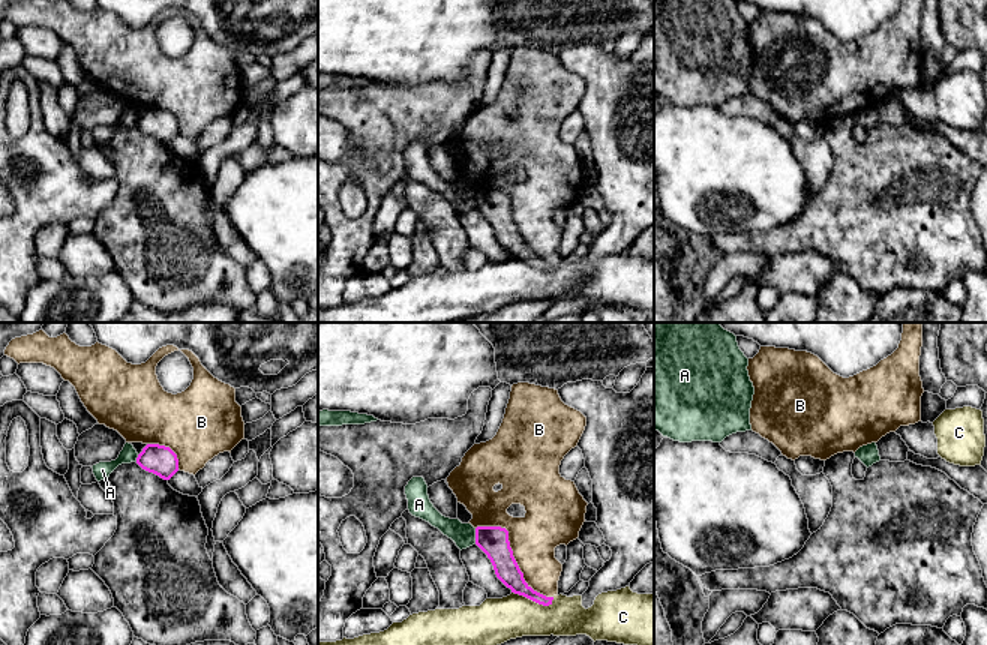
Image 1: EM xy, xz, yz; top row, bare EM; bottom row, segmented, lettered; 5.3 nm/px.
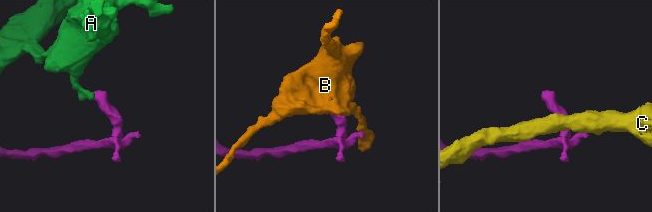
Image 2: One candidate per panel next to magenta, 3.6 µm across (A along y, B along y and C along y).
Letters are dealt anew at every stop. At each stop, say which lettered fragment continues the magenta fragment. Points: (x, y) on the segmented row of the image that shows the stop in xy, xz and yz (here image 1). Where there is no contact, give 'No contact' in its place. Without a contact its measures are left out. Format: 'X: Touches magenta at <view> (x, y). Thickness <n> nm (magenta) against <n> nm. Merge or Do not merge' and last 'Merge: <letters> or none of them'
A: Touches magenta at xz (476, 536). Thickness 160 nm (magenta) against 130 nm. Do not merge
B: Touches magenta at xz (512, 554). Thickness 160 nm (magenta) against 260 nm. Do not merge
C: Touches magenta at xz (533, 600). Thickness 130 nm (magenta) against 240 nm. Do not merge
Merge: none of them

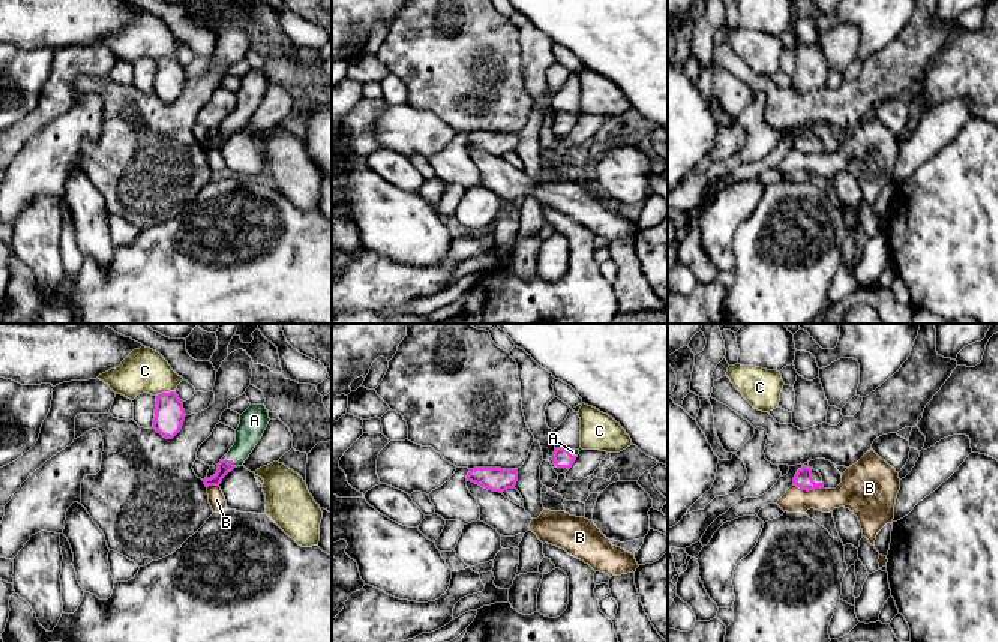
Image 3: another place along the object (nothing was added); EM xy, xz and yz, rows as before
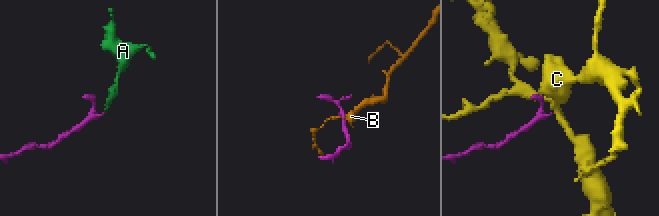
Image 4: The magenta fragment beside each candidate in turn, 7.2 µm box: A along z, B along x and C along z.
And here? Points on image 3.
A: Touches magenta at xy (231, 461). Thickness 80 nm (magenta) against 150 nm. Merge
B: Touches magenta at yz (808, 491). Thickness 100 nm (magenta) against 180 nm. Do not merge
C: Touches magenta at xy (164, 393). Thickness 160 nm (magenta) against 240 nm. Do not merge
Merge: A

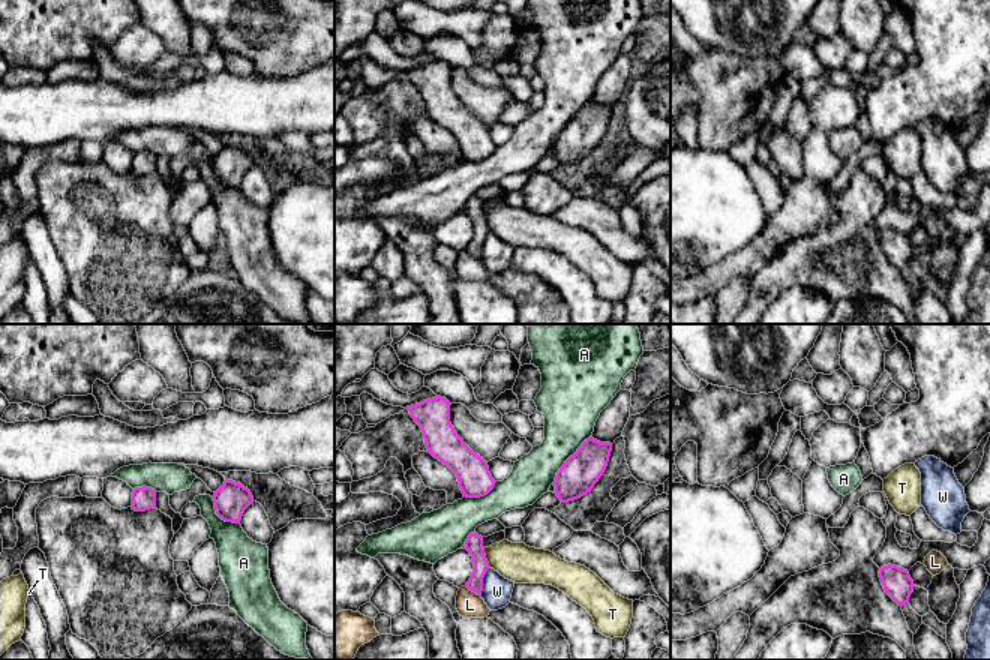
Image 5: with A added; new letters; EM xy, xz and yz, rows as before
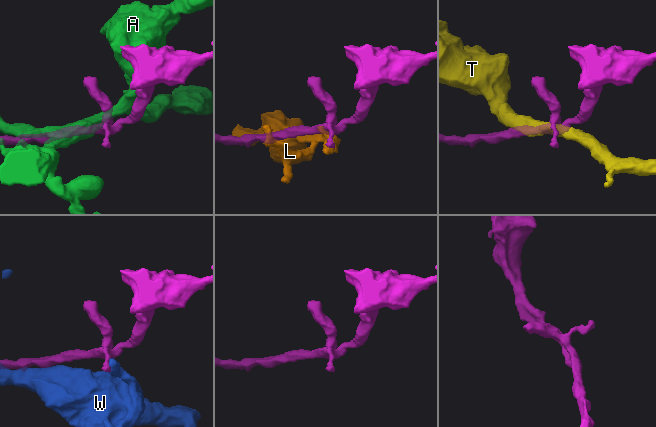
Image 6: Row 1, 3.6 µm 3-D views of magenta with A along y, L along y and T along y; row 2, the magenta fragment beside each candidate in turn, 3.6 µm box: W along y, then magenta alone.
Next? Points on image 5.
A: Touches magenta at xz (567, 459). Thickness 200 nm (magenta) against 280 nm. Do not merge
L: Touches magenta at xz (473, 591). Thickness 100 nm (magenta) against 140 nm. Do not merge
T: Touches magenta at xz (485, 558). Thickness 100 nm (magenta) against 200 nm. Do not merge
W: Touches magenta at xz (482, 582). Thickness 100 nm (magenta) against 160 nm. Do not merge
Merge: none of them

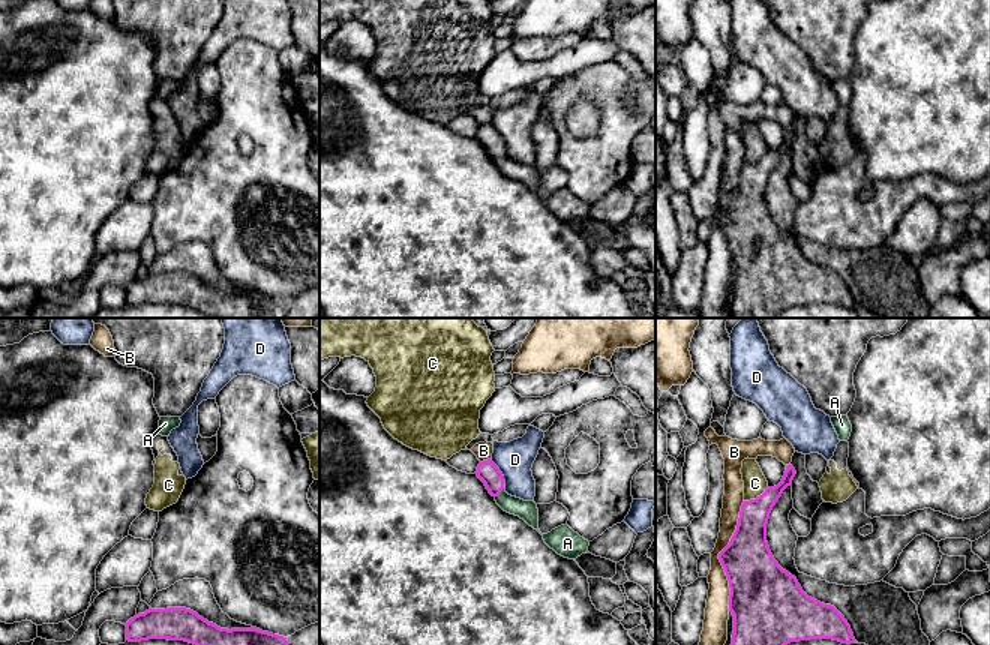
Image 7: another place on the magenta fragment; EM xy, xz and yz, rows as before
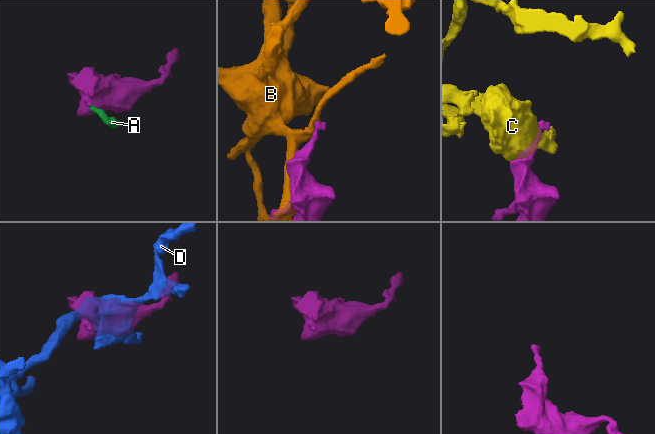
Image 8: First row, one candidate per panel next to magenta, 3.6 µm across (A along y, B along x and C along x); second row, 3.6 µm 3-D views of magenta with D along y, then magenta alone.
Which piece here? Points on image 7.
A: Touches magenta at xz (503, 488). Thickness 110 nm (magenta) against 110 nm. Merge
B: Touches magenta at yz (719, 557). Thickness 300 nm (magenta) against 130 nm. Do not merge
C: Touches magenta at yz (758, 497). Thickness 190 nm (magenta) against 130 nm. Do not merge
D: Touches magenta at xz (498, 470). Thickness 110 nm (magenta) against 200 nm. Do not merge
Merge: A

